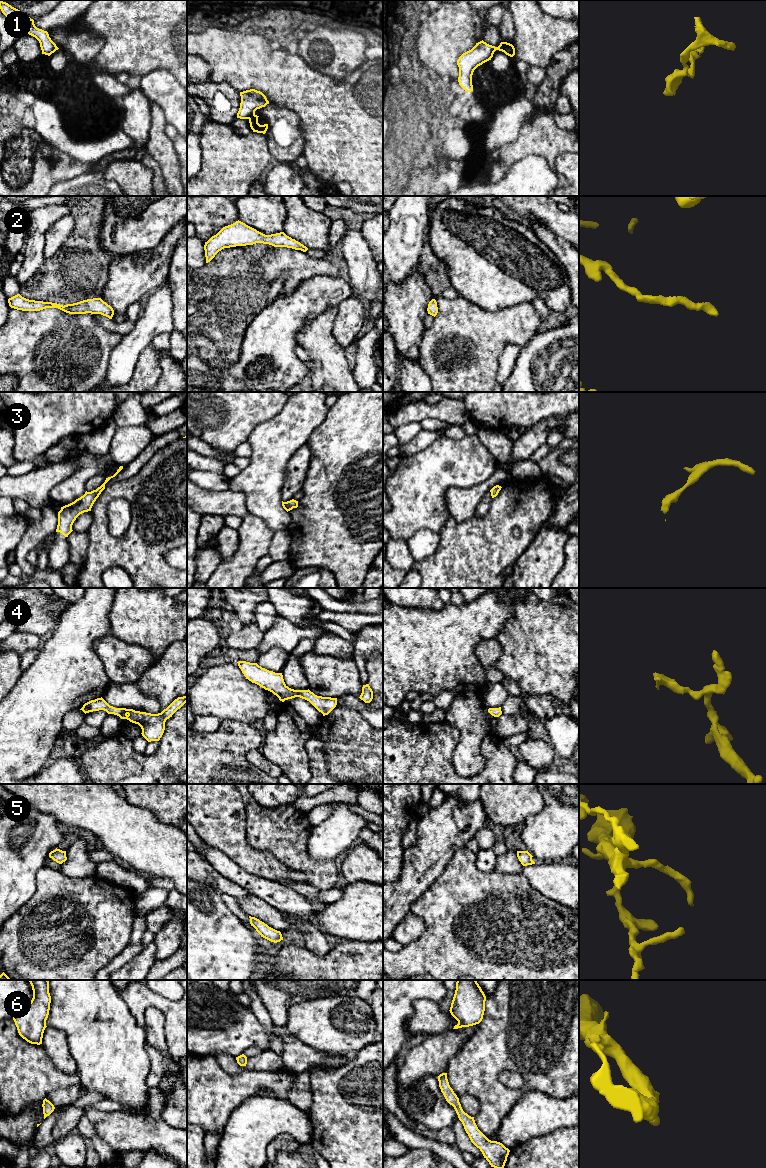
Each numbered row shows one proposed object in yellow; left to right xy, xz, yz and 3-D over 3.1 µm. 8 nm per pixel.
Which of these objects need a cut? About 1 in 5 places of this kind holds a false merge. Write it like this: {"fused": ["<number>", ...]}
{"fused": ["1"]}

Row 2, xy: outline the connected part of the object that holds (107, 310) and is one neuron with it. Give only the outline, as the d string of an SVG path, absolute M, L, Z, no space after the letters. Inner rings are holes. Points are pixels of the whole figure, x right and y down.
M17 294L8 299L11 308L22 311L40 311L46 308L58 308L69 314L101 314L112 319L114 315L113 308L104 302L101 298L83 300L73 304L59 305L52 302L43 302L29 300Z

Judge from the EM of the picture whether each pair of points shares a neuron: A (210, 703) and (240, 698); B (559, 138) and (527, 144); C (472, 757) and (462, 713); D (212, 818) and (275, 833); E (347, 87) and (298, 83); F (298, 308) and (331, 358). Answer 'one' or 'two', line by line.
A: one
B: one
C: one
D: two
E: one
F: two

